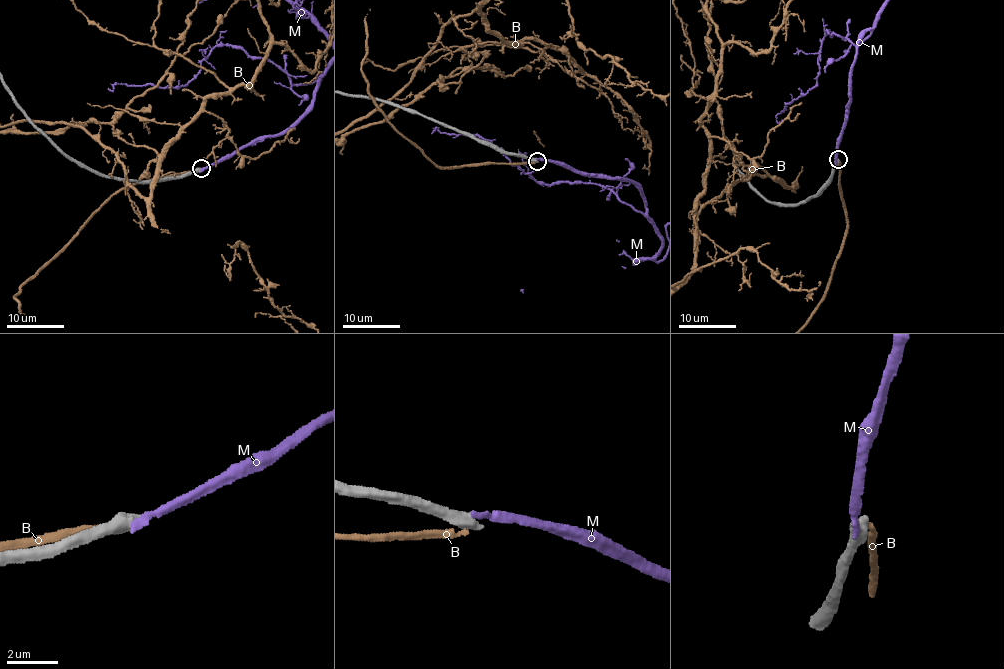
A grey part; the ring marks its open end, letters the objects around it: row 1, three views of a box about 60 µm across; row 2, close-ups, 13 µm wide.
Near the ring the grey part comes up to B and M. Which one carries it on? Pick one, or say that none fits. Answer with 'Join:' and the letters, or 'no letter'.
Join: no letter

